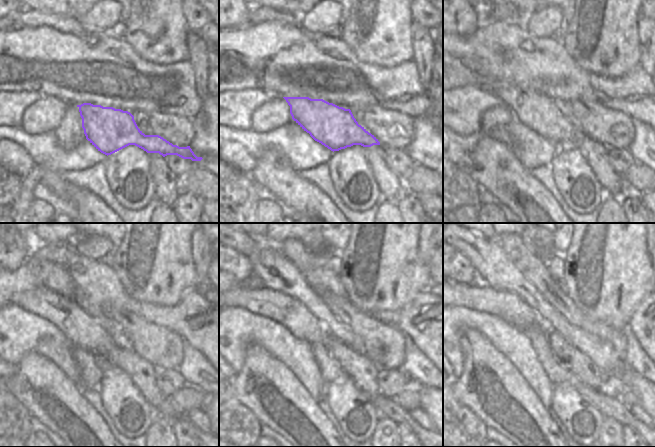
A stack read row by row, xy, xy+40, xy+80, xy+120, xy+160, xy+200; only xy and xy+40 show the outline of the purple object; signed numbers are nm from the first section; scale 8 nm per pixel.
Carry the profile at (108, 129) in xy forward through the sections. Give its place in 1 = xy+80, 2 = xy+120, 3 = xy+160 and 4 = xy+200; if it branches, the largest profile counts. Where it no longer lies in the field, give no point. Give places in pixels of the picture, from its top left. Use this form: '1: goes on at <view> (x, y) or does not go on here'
1: goes on at xy+80 (541, 114)
2: goes on at xy+120 (83, 331)
3: goes on at xy+160 (256, 298)
4: goes on at xy+200 (509, 307)

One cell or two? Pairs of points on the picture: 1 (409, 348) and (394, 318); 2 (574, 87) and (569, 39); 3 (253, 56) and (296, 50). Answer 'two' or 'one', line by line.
1: two
2: two
3: one

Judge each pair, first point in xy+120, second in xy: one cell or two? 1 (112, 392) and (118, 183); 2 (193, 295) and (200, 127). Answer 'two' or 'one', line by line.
1: one
2: two

